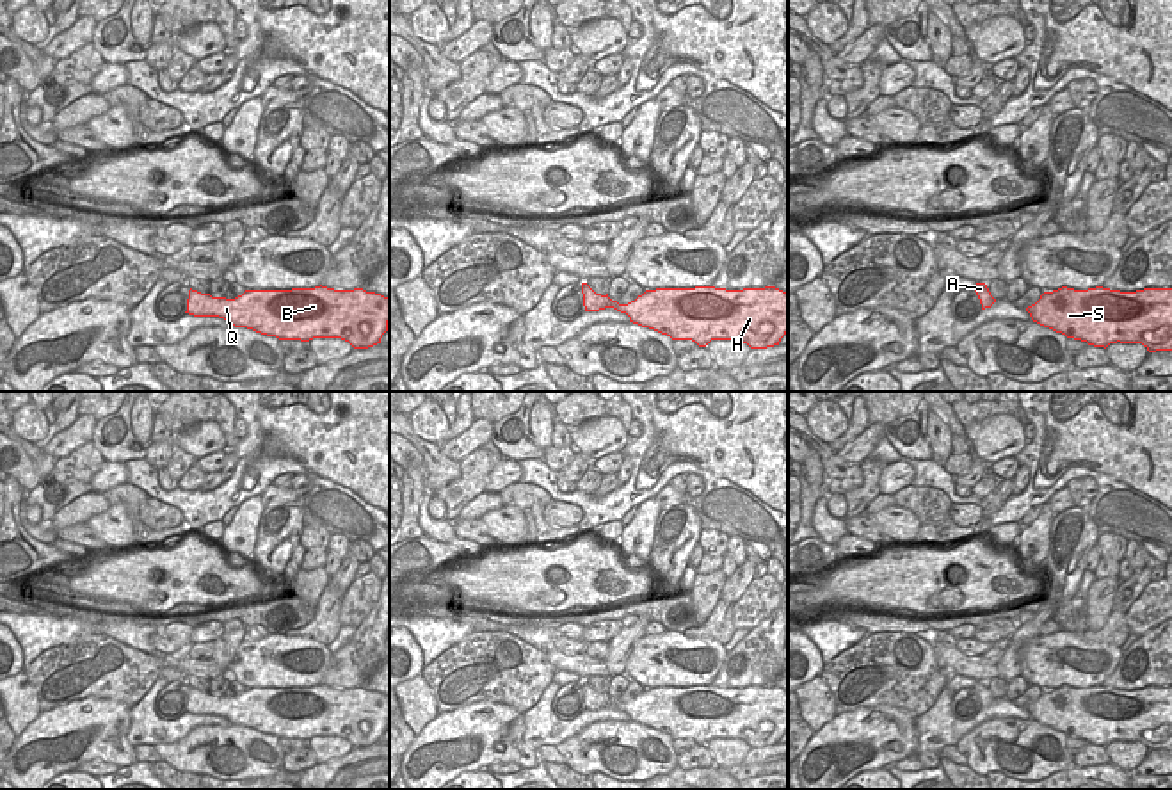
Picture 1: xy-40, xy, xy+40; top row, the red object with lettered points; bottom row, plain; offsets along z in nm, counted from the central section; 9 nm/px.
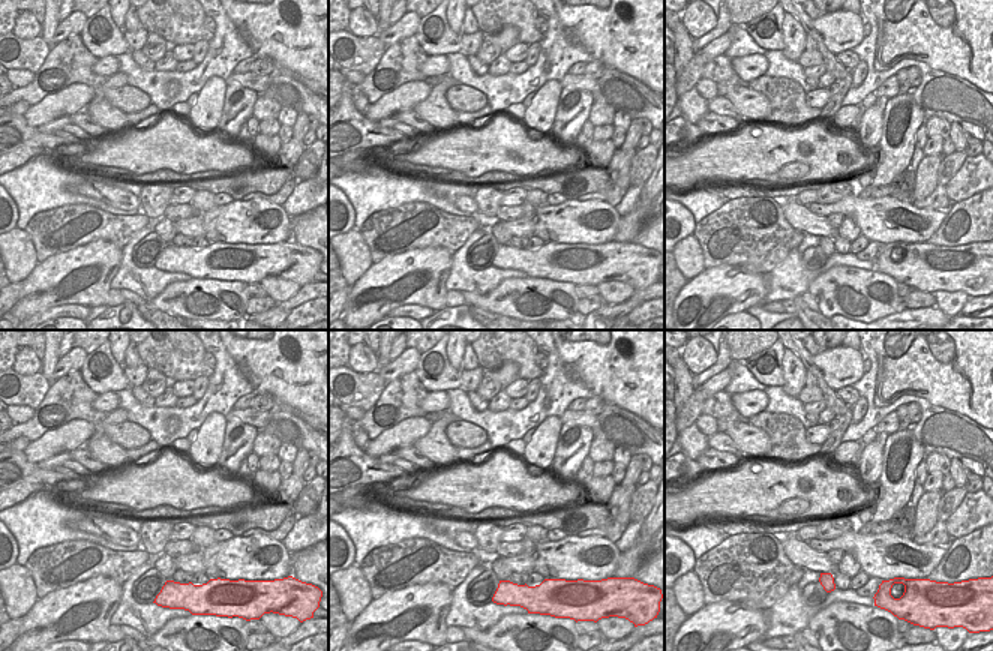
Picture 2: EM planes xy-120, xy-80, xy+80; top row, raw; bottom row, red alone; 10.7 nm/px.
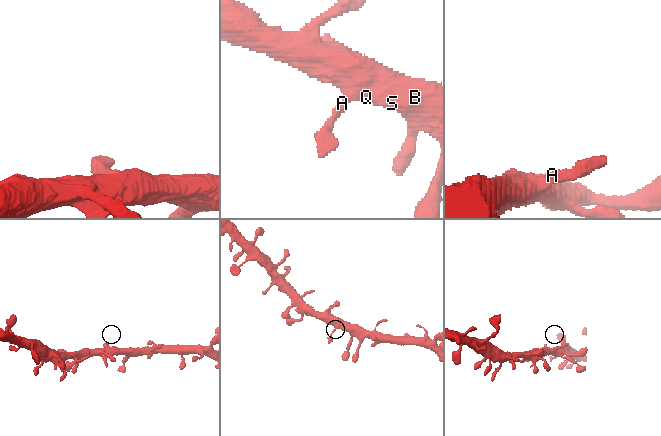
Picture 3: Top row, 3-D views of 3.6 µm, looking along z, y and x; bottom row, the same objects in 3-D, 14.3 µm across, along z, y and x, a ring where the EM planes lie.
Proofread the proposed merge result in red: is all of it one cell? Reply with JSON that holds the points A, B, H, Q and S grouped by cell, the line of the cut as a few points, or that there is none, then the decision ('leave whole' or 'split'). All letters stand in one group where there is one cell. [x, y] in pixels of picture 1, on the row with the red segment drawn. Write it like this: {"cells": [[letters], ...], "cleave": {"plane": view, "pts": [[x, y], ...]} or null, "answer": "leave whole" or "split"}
{"cells": [["A", "B", "H", "Q", "S"]], "cleave": null, "answer": "leave whole"}

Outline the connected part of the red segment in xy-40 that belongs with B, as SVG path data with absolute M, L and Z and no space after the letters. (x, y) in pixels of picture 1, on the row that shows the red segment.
M327 286L292 290L245 290L235 299L189 290L187 311L194 317L219 317L235 327L247 327L279 340L309 342L341 338L354 349L381 343L389 322L389 299L363 288Z

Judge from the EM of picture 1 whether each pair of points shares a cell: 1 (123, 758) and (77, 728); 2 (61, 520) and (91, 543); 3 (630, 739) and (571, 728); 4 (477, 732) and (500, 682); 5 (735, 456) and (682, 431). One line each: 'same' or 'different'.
1: same
2: different
3: different
4: different
5: same

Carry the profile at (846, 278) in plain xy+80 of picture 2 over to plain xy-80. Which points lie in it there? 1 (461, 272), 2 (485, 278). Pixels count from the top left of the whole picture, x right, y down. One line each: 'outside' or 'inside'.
1: outside
2: outside

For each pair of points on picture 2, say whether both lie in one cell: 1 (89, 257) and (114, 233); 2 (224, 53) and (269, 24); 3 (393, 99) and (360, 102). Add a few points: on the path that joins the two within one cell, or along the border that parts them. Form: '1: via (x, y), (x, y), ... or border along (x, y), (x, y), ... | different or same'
1: border along (120, 248), (105, 240), (90, 240), (72, 249) | different
2: border along (227, 15), (254, 54) | different
3: via (386, 105), (383, 108), (368, 108) | same

